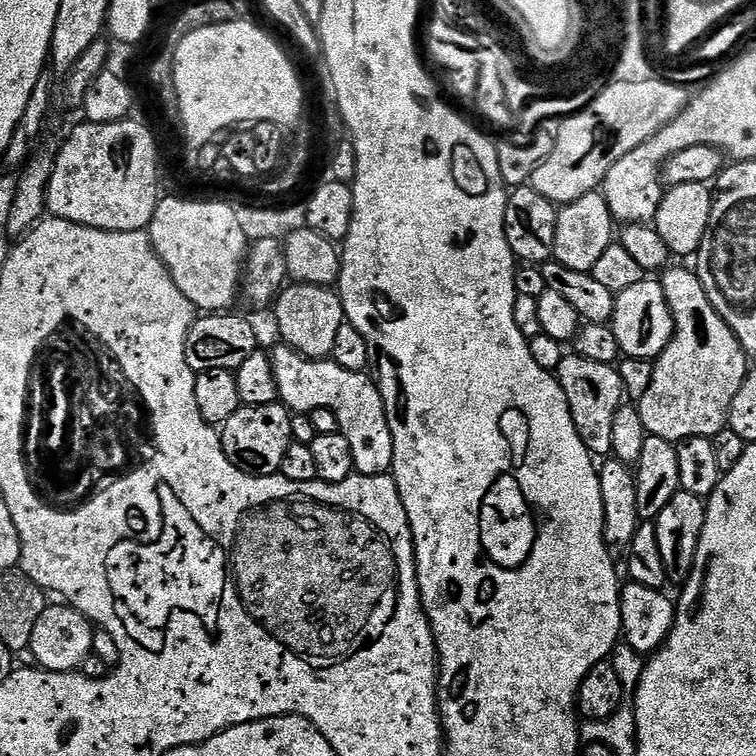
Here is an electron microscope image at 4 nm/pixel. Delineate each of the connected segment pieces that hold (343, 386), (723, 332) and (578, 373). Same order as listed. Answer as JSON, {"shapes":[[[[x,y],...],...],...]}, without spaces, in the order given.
{"shapes":[[[[279,346],[271,349],[270,355],[274,366],[274,378],[278,382],[279,403],[283,404],[293,414],[311,414],[319,408],[328,408],[336,416],[336,427],[350,442],[350,450],[354,450],[354,466],[362,476],[382,476],[392,471],[394,446],[390,426],[386,418],[386,410],[382,402],[380,389],[376,387],[375,379],[367,371],[355,372],[338,366],[335,360],[308,360],[298,354],[293,348]]],[[[691,267],[663,269],[659,277],[662,290],[666,294],[666,302],[670,306],[670,314],[674,318],[674,334],[662,350],[662,354],[654,361],[654,379],[650,381],[650,390],[642,394],[638,401],[640,417],[646,426],[649,436],[657,436],[663,440],[679,442],[707,436],[717,436],[728,422],[728,411],[732,409],[734,394],[742,386],[750,371],[750,357],[738,342],[734,330],[726,326],[724,319],[714,310],[710,298],[706,298],[706,290]]],[[[568,354],[557,366],[554,375],[566,394],[566,402],[570,406],[570,414],[578,430],[578,438],[582,438],[593,457],[611,457],[614,414],[618,414],[620,405],[626,400],[619,371],[611,364],[590,362],[590,358]]]]}

